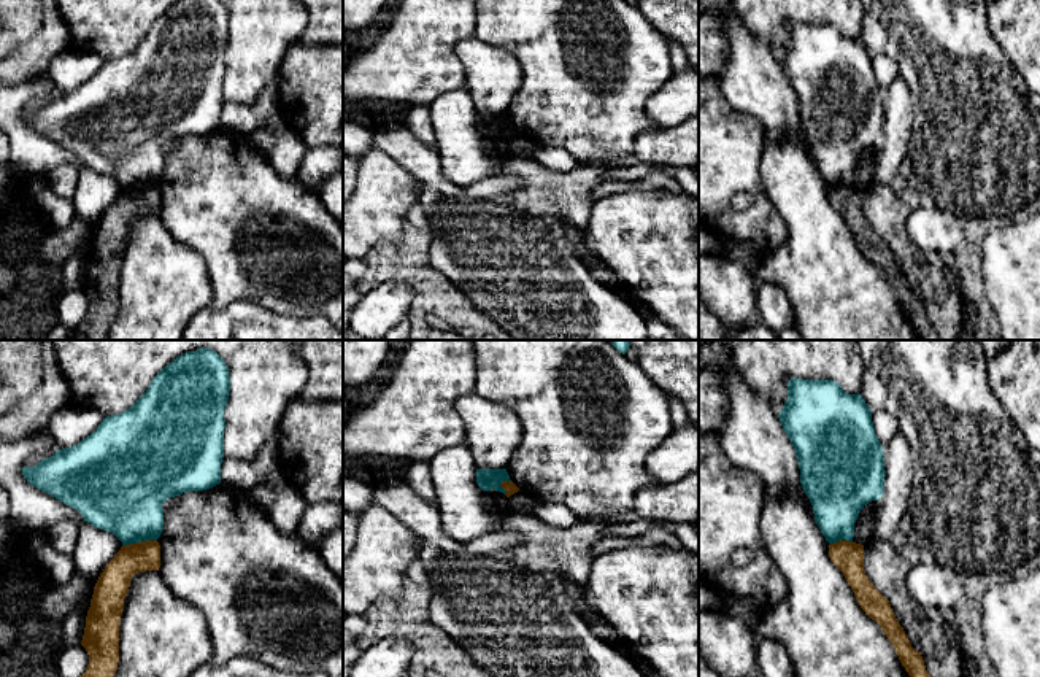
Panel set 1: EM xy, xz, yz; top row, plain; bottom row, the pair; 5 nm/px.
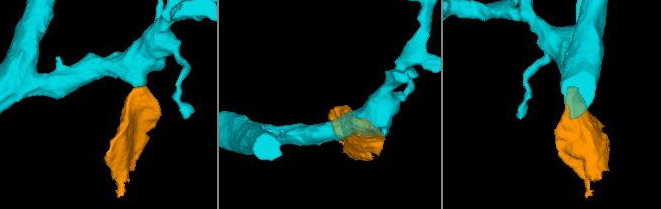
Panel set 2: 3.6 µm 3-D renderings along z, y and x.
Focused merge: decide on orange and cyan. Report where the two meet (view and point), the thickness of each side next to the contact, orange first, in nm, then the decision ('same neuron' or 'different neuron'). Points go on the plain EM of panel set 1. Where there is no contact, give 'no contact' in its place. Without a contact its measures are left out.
xy (138, 186) | 160/380 nm | different neuron

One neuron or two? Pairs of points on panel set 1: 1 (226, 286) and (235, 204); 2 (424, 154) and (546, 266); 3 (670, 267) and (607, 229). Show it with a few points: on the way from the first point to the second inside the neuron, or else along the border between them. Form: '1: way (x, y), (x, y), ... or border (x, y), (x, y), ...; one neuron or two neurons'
1: way (227, 266), (231, 231), (235, 224); one neuron
2: way (440, 189), (512, 261); one neuron
3: way (654, 251), (645, 242), (623, 242); one neuron

